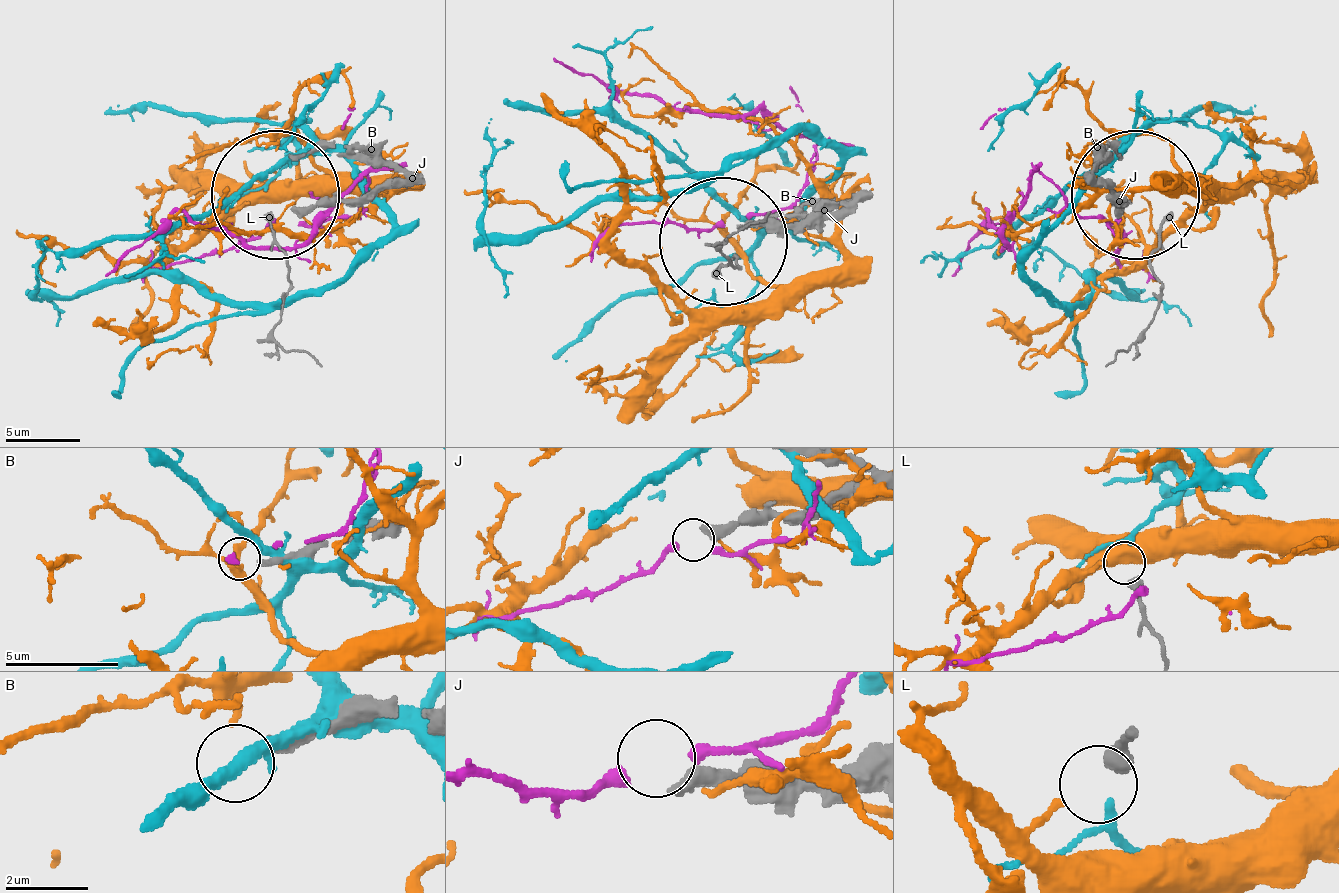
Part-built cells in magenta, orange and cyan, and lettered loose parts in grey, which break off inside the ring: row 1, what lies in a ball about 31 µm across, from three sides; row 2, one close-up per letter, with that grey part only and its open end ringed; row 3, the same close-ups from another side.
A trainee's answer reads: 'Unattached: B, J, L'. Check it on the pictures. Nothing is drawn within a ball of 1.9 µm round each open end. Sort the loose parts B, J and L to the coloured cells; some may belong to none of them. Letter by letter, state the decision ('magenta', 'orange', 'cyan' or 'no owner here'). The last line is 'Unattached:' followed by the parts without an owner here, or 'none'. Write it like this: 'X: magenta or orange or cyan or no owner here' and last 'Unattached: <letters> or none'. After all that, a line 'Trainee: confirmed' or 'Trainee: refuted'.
B: no owner here
J: no owner here
L: cyan
Unattached: B, J
Trainee: refuted

